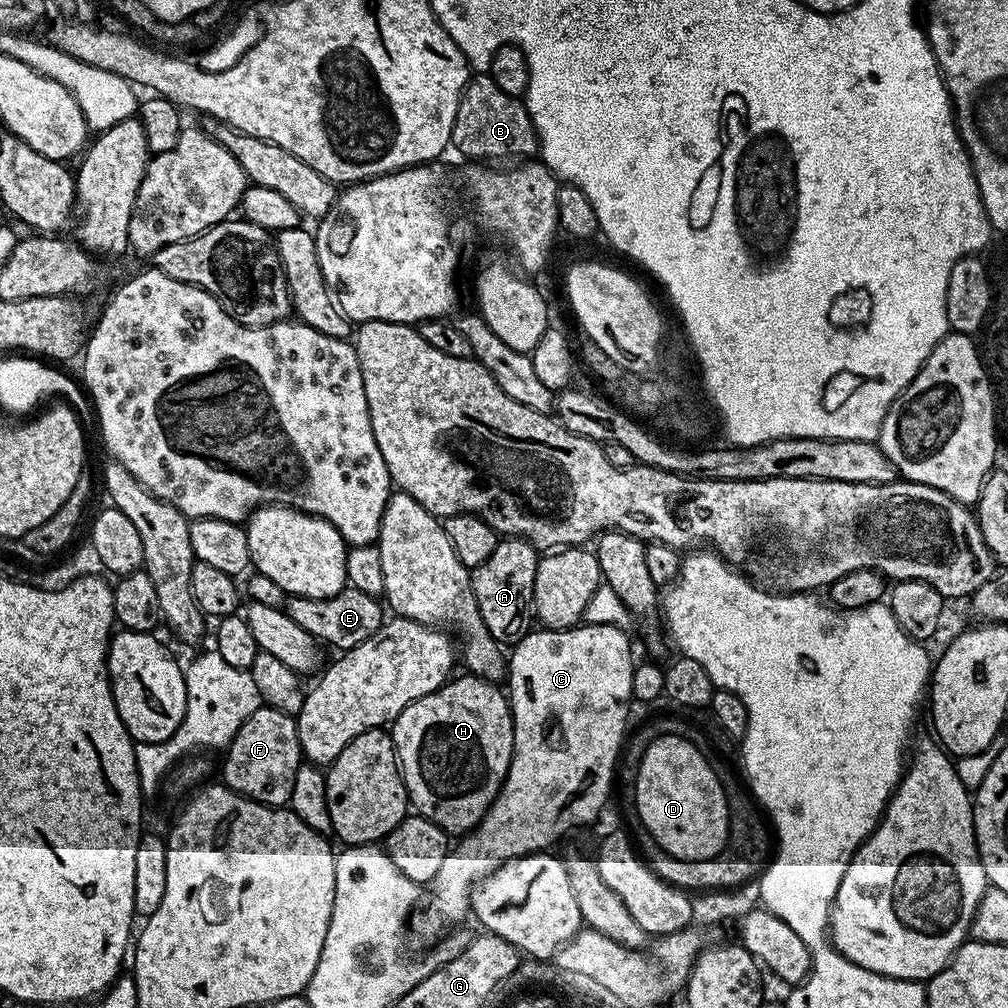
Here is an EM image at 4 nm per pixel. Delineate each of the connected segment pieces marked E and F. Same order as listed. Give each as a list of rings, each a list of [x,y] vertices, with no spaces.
[[[351,586],[344,587],[330,598],[288,596],[286,611],[291,620],[298,622],[298,626],[302,626],[302,630],[309,632],[317,642],[328,643],[330,647],[339,650],[347,650],[366,642],[366,638],[379,630],[386,619],[385,605],[377,597],[362,594],[362,590]]]
[[[267,706],[254,710],[254,714],[242,722],[223,756],[222,780],[227,787],[267,808],[284,808],[292,799],[294,774],[298,774],[302,763],[295,715]]]

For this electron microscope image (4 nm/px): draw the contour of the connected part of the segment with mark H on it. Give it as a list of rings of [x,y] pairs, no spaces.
[[[463,675],[449,679],[437,692],[426,694],[406,706],[390,728],[411,807],[449,834],[468,834],[475,829],[496,801],[512,761],[512,709],[507,695],[501,689],[499,692],[491,680]]]

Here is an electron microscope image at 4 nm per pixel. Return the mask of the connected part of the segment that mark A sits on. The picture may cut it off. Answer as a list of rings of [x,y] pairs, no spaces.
[[[504,538],[499,541],[485,564],[471,569],[472,589],[484,624],[490,634],[501,642],[515,642],[523,638],[534,620],[532,595],[534,574],[538,570],[538,549],[529,540]]]

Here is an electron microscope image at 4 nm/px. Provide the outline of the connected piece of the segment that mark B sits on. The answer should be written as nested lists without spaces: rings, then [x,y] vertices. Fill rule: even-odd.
[[[476,74],[469,79],[464,91],[460,93],[452,127],[451,147],[457,148],[462,155],[469,156],[472,162],[496,162],[492,160],[499,156],[535,157],[538,141],[525,101],[506,94],[506,90],[498,90],[491,76]]]

